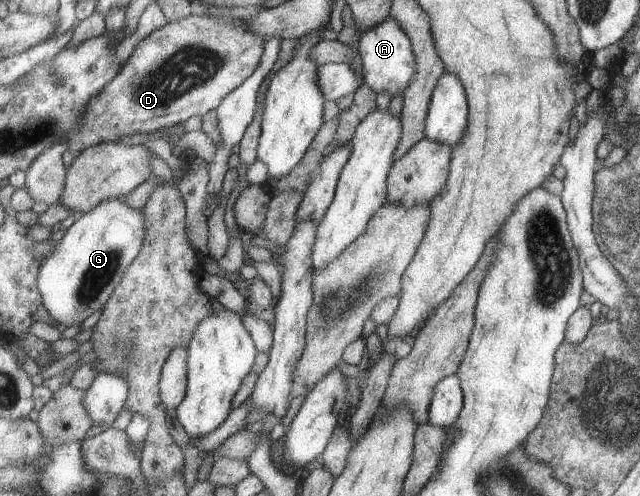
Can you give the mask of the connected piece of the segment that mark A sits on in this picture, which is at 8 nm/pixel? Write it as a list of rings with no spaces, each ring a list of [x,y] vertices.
[[[390,17],[384,23],[362,32],[360,36],[358,49],[363,60],[362,75],[365,83],[377,94],[404,94],[414,80],[417,69],[415,51],[407,32],[396,19]]]

